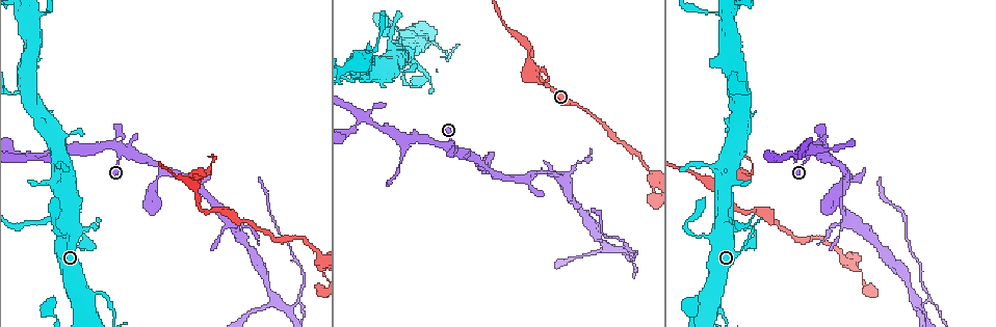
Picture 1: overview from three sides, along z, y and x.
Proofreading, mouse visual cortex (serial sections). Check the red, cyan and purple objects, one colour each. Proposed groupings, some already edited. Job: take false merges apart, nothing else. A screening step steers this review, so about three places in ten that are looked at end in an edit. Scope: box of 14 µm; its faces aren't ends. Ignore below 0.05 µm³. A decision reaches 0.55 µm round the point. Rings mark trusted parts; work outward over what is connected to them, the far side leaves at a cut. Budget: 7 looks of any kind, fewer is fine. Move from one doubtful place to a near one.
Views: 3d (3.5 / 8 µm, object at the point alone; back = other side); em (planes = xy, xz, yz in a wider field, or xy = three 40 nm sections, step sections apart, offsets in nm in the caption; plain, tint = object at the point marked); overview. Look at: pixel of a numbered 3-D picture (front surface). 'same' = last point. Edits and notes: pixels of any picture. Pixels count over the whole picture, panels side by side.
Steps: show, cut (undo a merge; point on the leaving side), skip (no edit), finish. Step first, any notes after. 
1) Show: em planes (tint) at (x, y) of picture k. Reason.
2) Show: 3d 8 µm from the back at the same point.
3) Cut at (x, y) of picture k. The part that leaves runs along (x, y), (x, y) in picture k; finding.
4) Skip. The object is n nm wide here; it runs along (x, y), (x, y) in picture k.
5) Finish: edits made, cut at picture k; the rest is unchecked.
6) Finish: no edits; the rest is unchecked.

Show: 3d 3.5 µm at (93, 291) of picture 1. Thick turns thin.

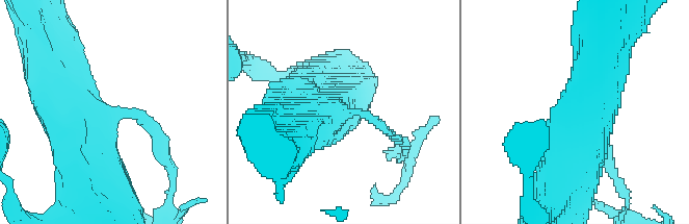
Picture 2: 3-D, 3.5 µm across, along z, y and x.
Show: em xy step 5 (tint) at (106, 114) of picture 2. Need the tissue.

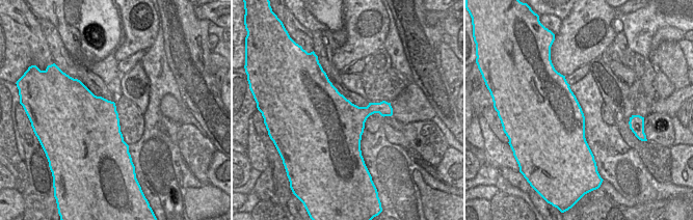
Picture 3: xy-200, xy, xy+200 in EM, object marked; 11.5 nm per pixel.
Cut at (159, 155) of picture 2. The part that leaves runs along (146, 124), (171, 169), (171, 207) in picture 2; two cells meet here.

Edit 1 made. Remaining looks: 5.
Show: overview.

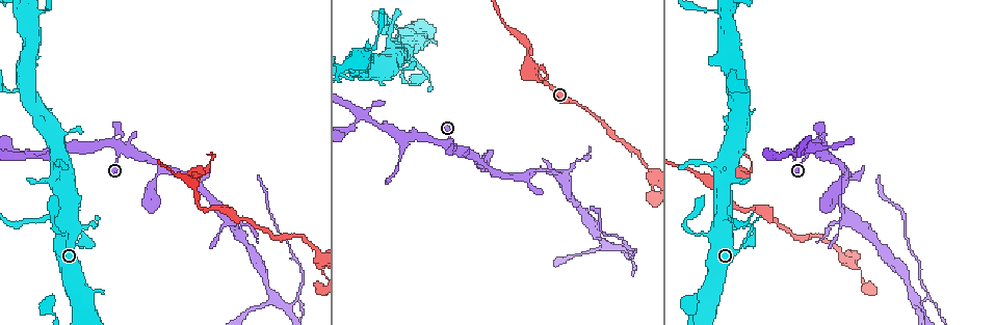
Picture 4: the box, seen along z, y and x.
Show: 3d 3.5 µm at (530, 46) of picture 4. Three-way junction.

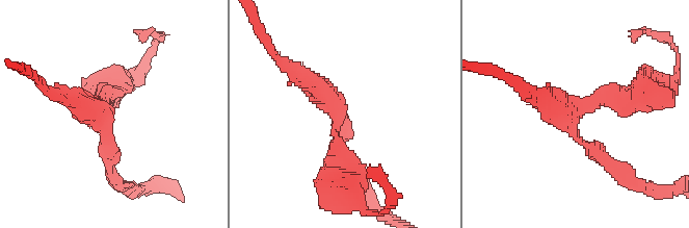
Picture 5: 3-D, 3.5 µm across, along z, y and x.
Show: em xy step 1 (plain) at (104, 122) of picture 5. 3 arms meet here; the arms are 200, 200, 300 nm wide; need the tissue.

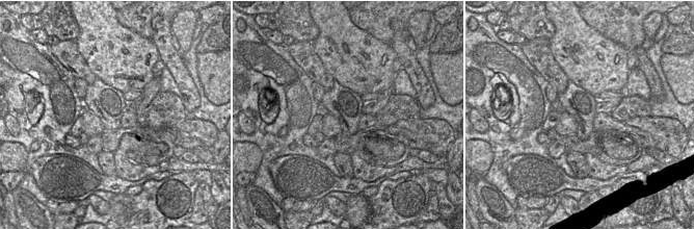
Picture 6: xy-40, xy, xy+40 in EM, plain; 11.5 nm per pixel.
Show: em xy step 1 (tint) at the same point.

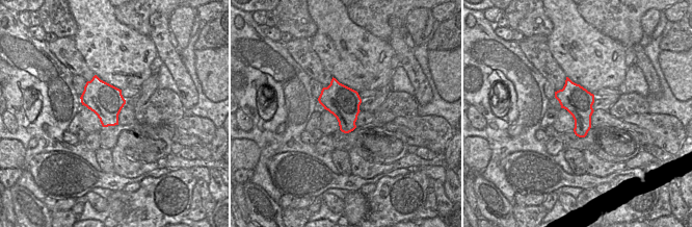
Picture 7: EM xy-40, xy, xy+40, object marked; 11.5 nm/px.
Skip. It runs along (111, 173), (102, 102) in picture 5; one cell here.

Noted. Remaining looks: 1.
Finish: edits made, cut at picture 2; the rest is unchecked.

